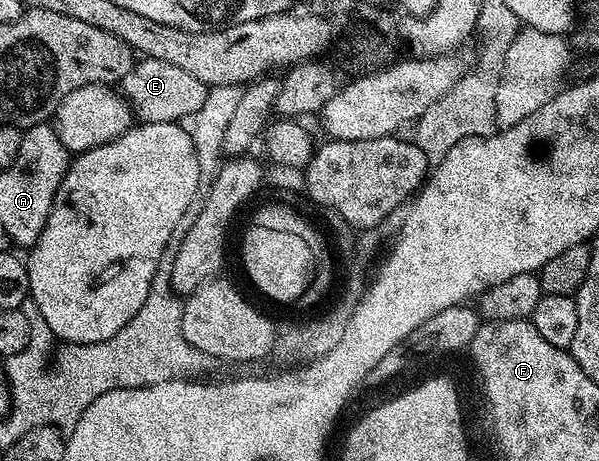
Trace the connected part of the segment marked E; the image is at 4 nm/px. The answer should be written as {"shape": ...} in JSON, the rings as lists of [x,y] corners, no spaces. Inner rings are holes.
{"shape":[[[140,59],[135,62],[122,82],[122,96],[132,106],[133,114],[144,123],[179,122],[180,118],[198,111],[206,103],[209,86],[203,85],[194,75],[166,63],[162,59]]]}

